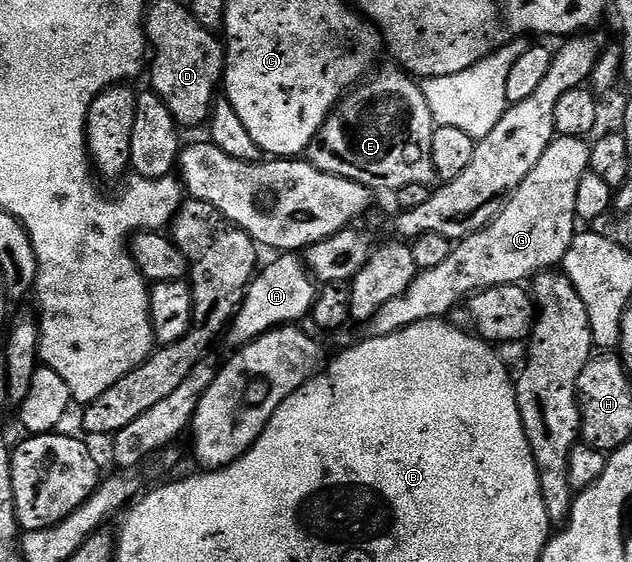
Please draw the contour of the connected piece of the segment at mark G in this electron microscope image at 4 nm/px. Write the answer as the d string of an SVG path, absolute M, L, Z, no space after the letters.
M556 136L555 140L552 141L551 146L545 151L545 155L541 155L541 159L537 159L537 167L533 167L533 171L529 171L529 175L525 175L525 179L516 187L514 193L510 194L506 198L503 210L490 221L481 231L477 231L473 235L469 235L463 241L458 242L452 248L449 259L445 259L445 263L440 263L438 267L432 269L425 269L416 272L413 283L409 283L409 287L405 292L397 299L391 299L389 303L385 303L385 307L381 307L381 311L377 311L377 315L371 318L369 322L370 332L376 337L384 337L390 333L396 333L399 329L409 327L413 323L418 321L434 321L436 319L443 319L448 316L447 312L458 303L459 300L462 302L464 299L470 298L476 293L480 293L483 289L489 287L497 287L498 285L517 285L526 282L528 279L534 278L535 274L544 271L554 270L556 267L562 266L565 255L569 251L569 247L573 243L577 232L577 218L575 212L577 211L577 183L581 183L581 179L591 168L591 147L586 140L577 137L561 137Z

